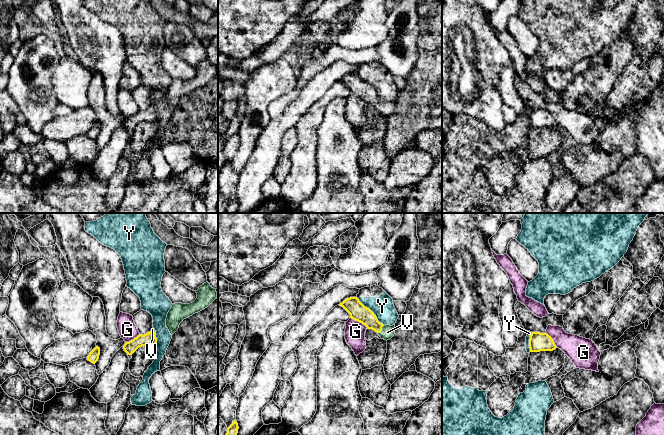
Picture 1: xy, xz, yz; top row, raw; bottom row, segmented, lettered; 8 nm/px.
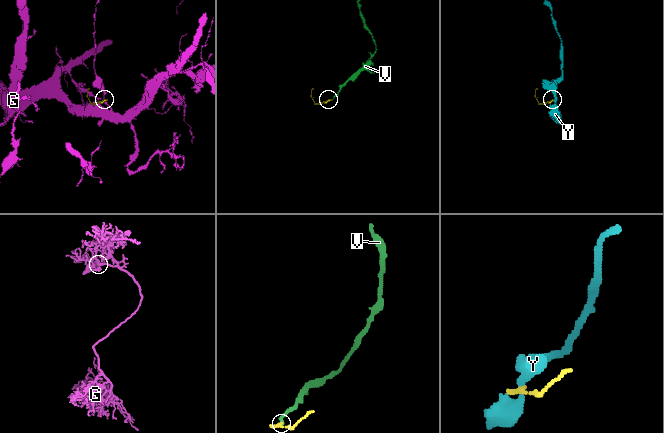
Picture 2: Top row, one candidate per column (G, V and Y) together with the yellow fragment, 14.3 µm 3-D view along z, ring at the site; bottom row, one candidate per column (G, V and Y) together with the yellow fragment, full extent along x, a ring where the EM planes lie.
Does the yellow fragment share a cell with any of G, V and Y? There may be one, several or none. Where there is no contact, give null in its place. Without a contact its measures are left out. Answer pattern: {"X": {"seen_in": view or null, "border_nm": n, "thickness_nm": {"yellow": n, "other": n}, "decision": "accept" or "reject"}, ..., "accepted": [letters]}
{"G": {"seen_in": "xz", "border_nm": 170, "thickness_nm": {"yellow": 140, "other": 160}, "decision": "reject"}, "V": {"seen_in": "xz", "border_nm": 90, "thickness_nm": {"yellow": 140, "other": 110}, "decision": "accept"}, "Y": {"seen_in": "xz", "border_nm": 300, "thickness_nm": {"yellow": 140, "other": 170}, "decision": "reject"}, "accepted": ["V"]}

